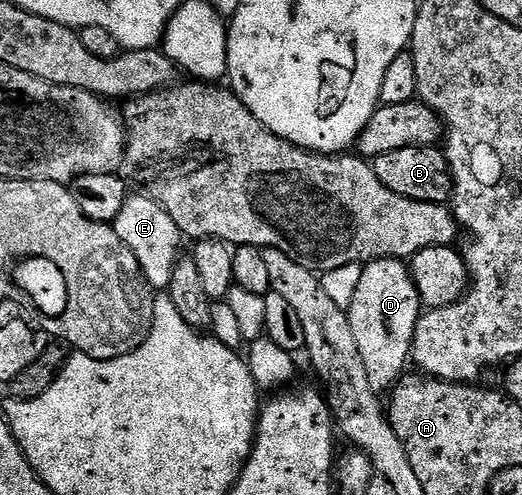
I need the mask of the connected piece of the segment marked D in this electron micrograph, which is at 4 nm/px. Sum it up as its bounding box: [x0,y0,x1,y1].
[348,260,423,394]

